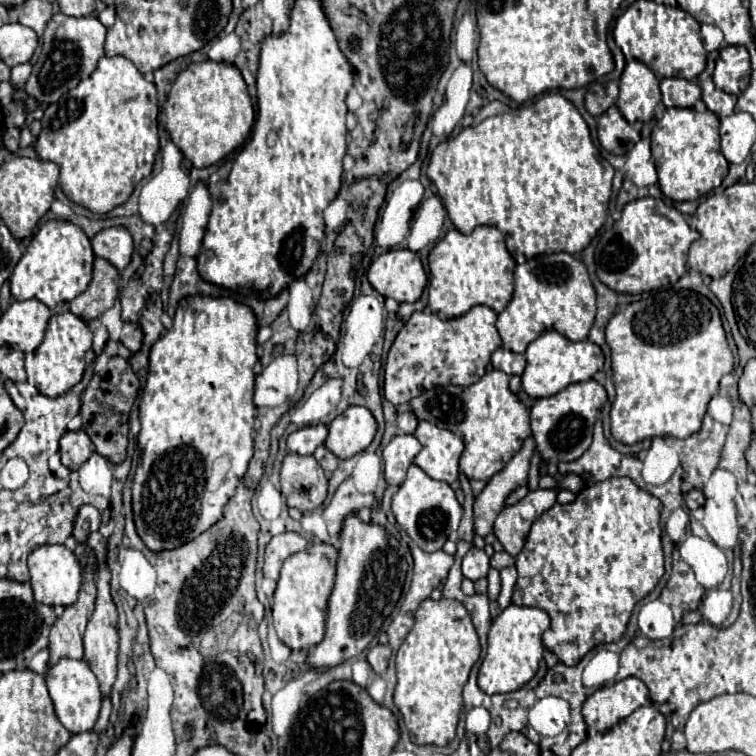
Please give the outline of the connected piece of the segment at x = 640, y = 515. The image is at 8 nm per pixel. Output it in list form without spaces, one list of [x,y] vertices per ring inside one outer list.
[[[610,478],[584,486],[574,502],[552,506],[532,524],[526,544],[516,556],[518,580],[512,604],[540,608],[550,616],[550,628],[544,632],[542,642],[562,664],[574,666],[594,646],[618,642],[626,632],[634,606],[664,576],[660,508],[660,500],[640,490],[630,478]]]

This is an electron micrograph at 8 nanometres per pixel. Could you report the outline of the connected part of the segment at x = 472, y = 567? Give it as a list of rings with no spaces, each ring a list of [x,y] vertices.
[[[470,548],[462,560],[464,578],[476,582],[478,578],[486,578],[488,570],[490,570],[490,558],[486,556],[486,552],[478,548]]]

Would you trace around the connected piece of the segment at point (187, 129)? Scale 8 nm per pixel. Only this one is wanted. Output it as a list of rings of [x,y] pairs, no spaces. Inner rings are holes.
[[[194,62],[178,74],[166,102],[166,128],[178,150],[194,168],[206,168],[220,162],[236,150],[252,130],[254,108],[240,70],[224,62]]]

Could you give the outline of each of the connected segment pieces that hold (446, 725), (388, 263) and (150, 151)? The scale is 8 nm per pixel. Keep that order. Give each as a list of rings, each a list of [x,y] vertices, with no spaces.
[[[424,600],[414,626],[396,654],[398,684],[394,704],[400,708],[414,744],[446,746],[456,736],[462,710],[462,688],[480,656],[480,642],[468,610],[458,600]]]
[[[408,248],[380,254],[368,270],[368,280],[376,292],[396,302],[416,302],[428,282],[420,256]]]
[[[104,56],[98,62],[98,68],[88,80],[82,80],[70,94],[66,102],[66,114],[58,118],[58,104],[46,108],[42,118],[42,132],[36,140],[36,152],[40,158],[46,158],[60,168],[60,188],[76,204],[88,208],[96,214],[106,214],[116,206],[124,204],[134,186],[152,172],[155,157],[160,149],[158,138],[158,113],[156,88],[146,80],[136,66],[124,56]]]

